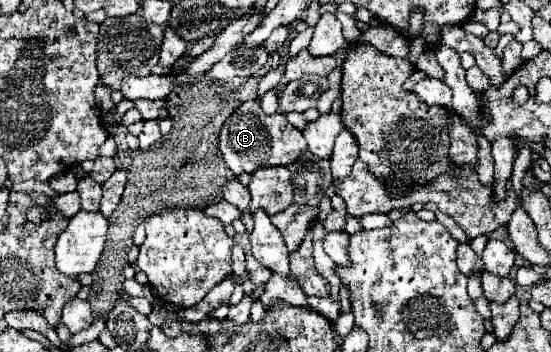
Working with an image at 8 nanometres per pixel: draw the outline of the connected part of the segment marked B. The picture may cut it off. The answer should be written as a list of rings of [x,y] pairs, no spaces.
[[[258,100],[242,102],[230,118],[224,122],[218,138],[218,150],[226,162],[226,166],[240,176],[242,172],[252,174],[262,166],[288,166],[292,164],[302,150],[306,150],[306,140],[298,128],[294,128],[284,114],[276,112],[266,116],[260,108]]]

